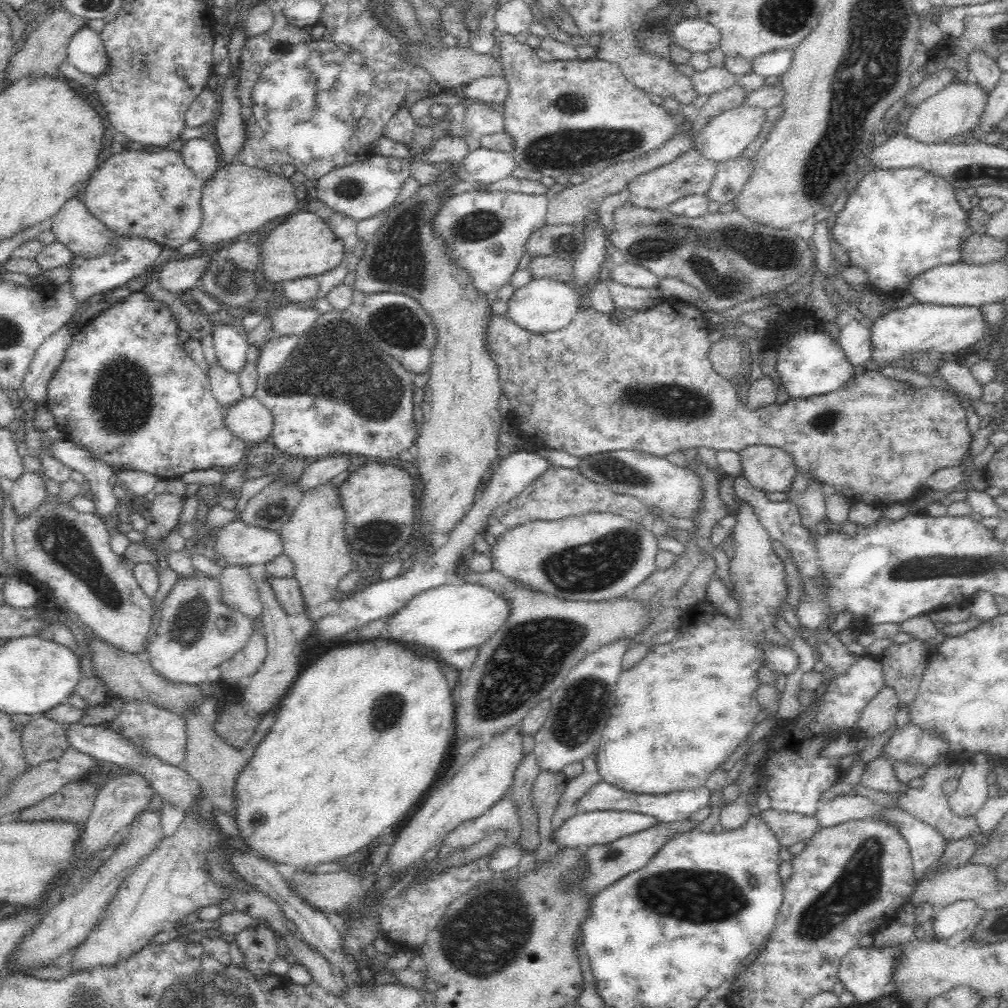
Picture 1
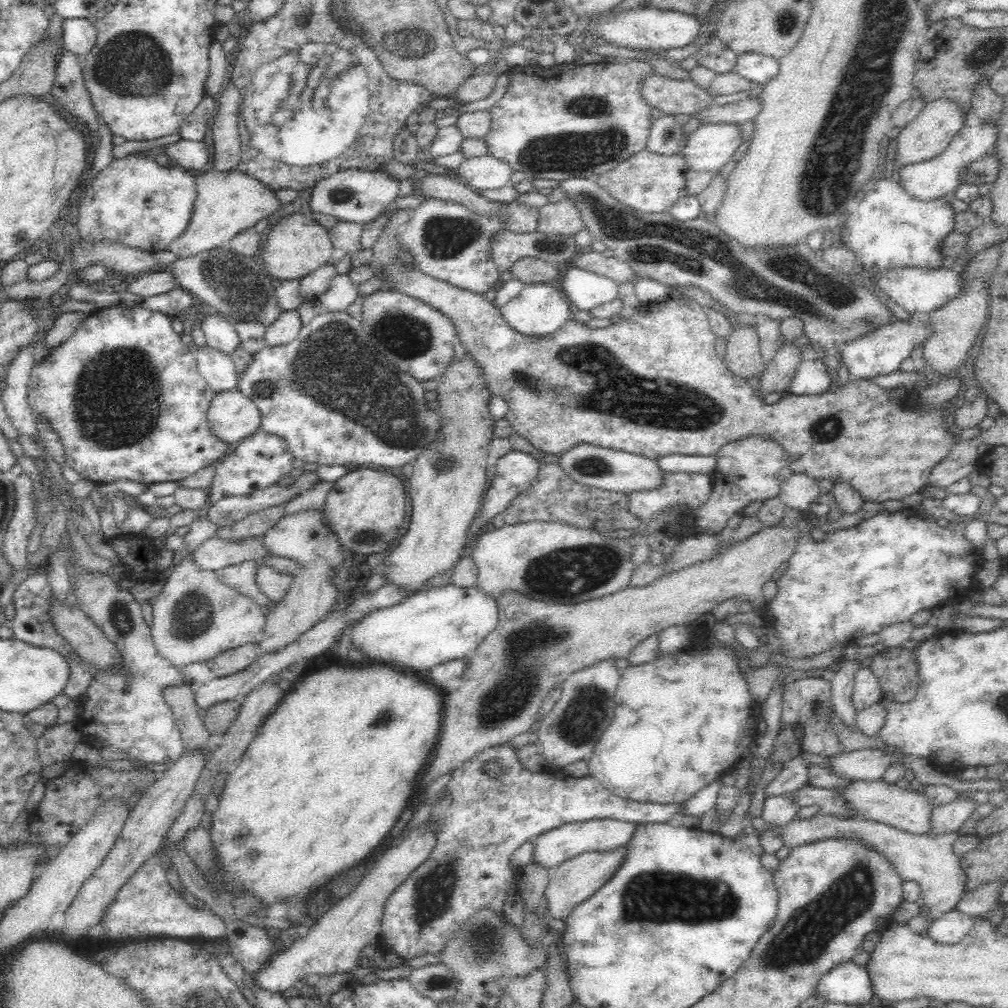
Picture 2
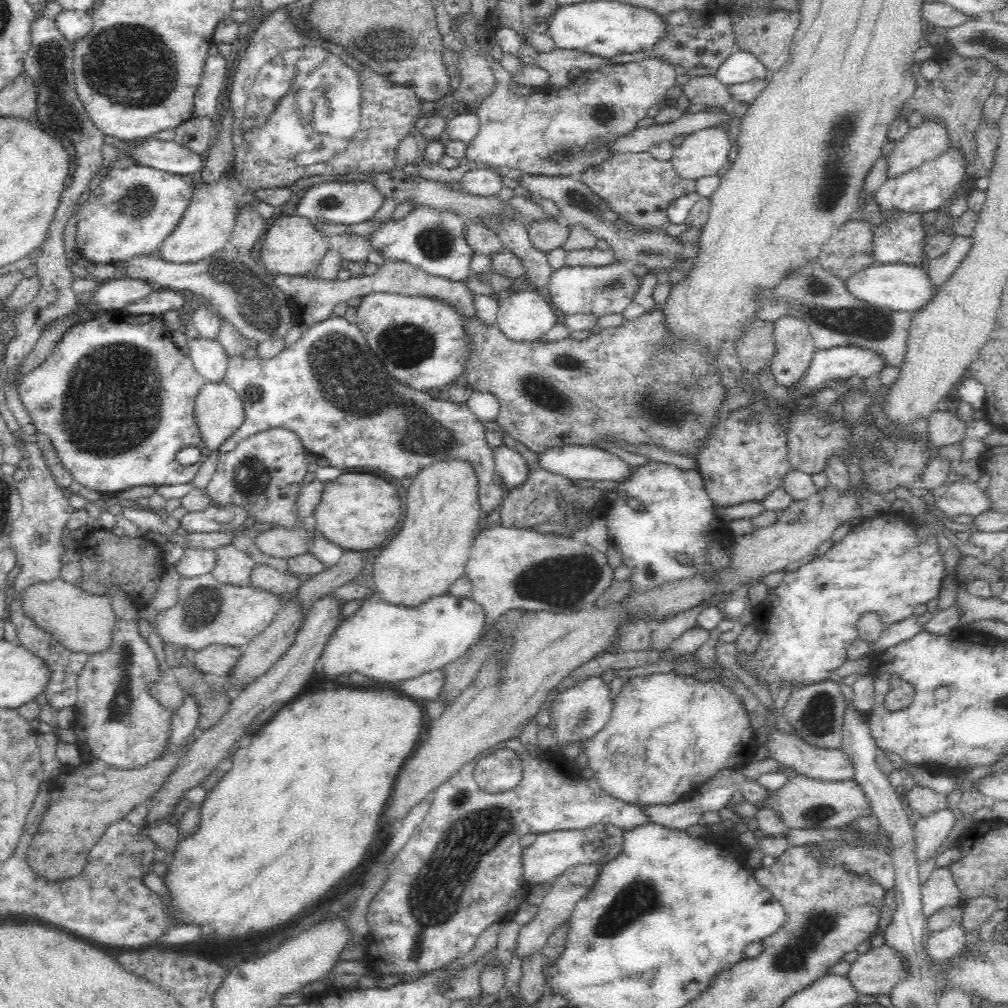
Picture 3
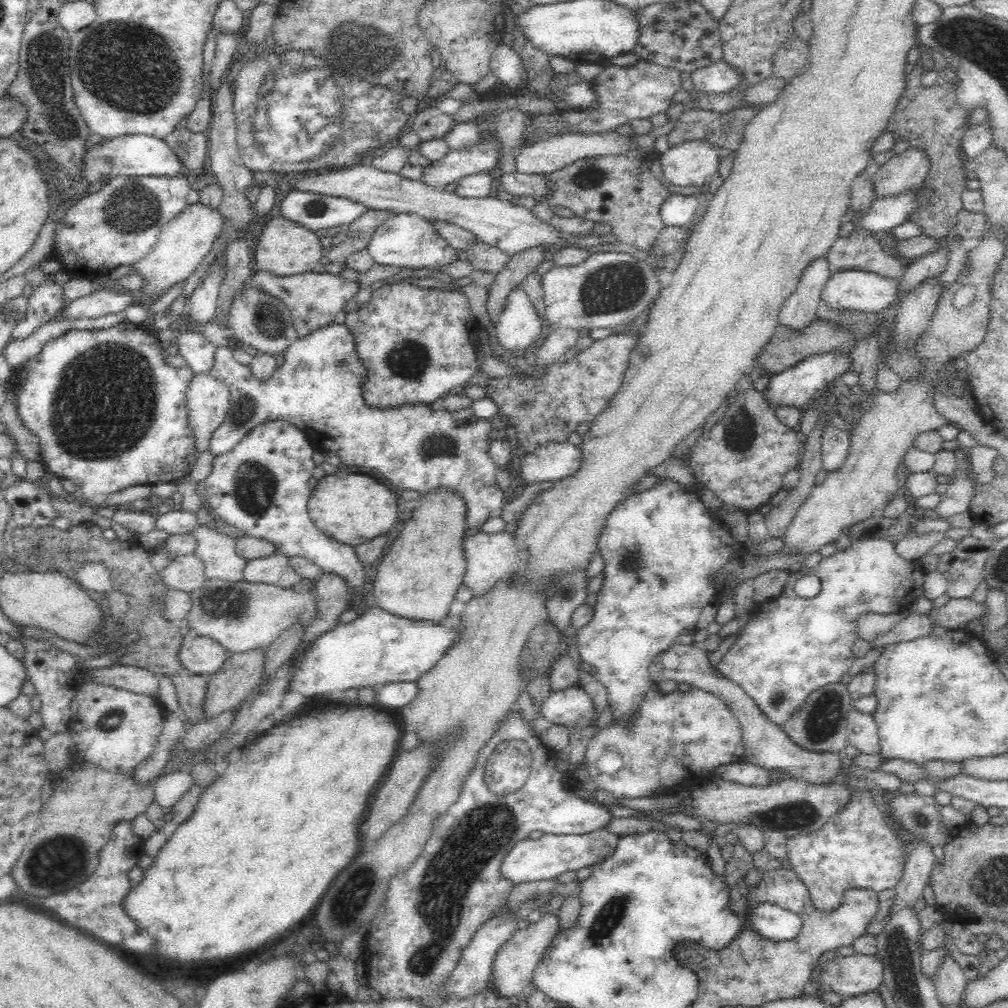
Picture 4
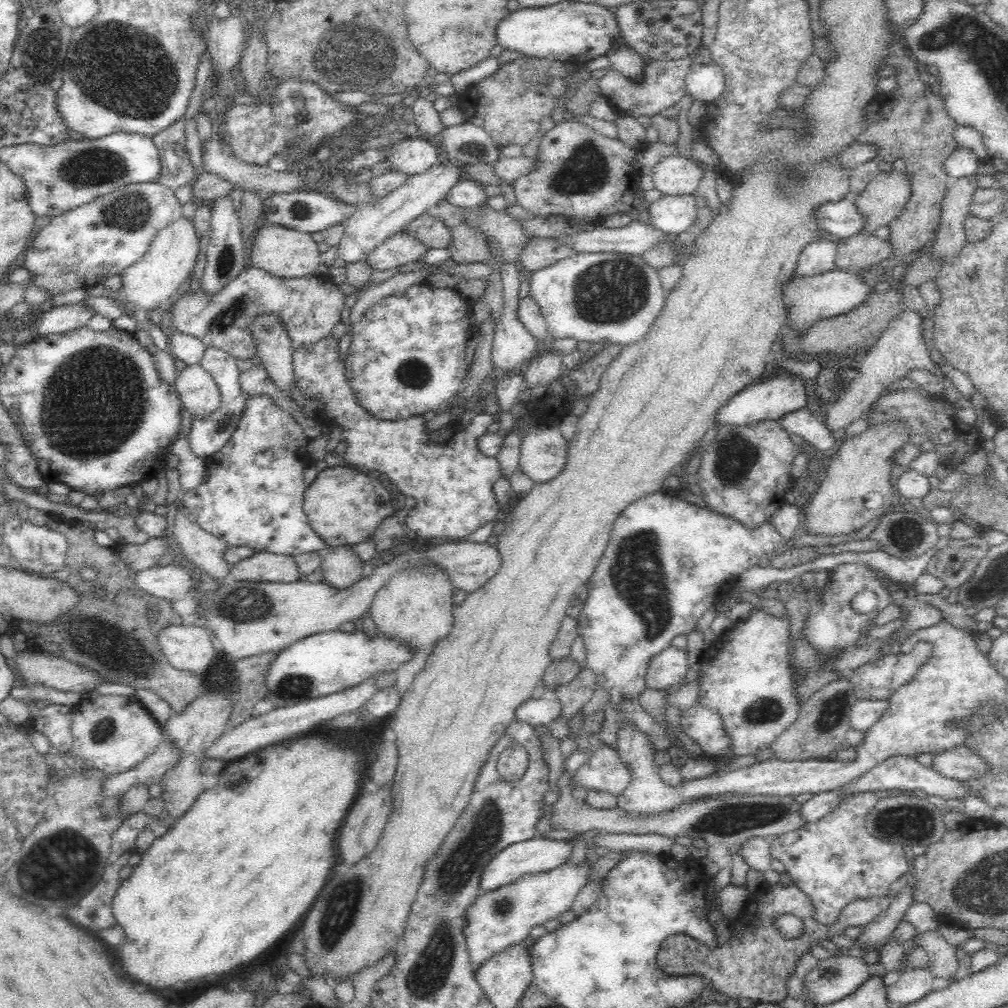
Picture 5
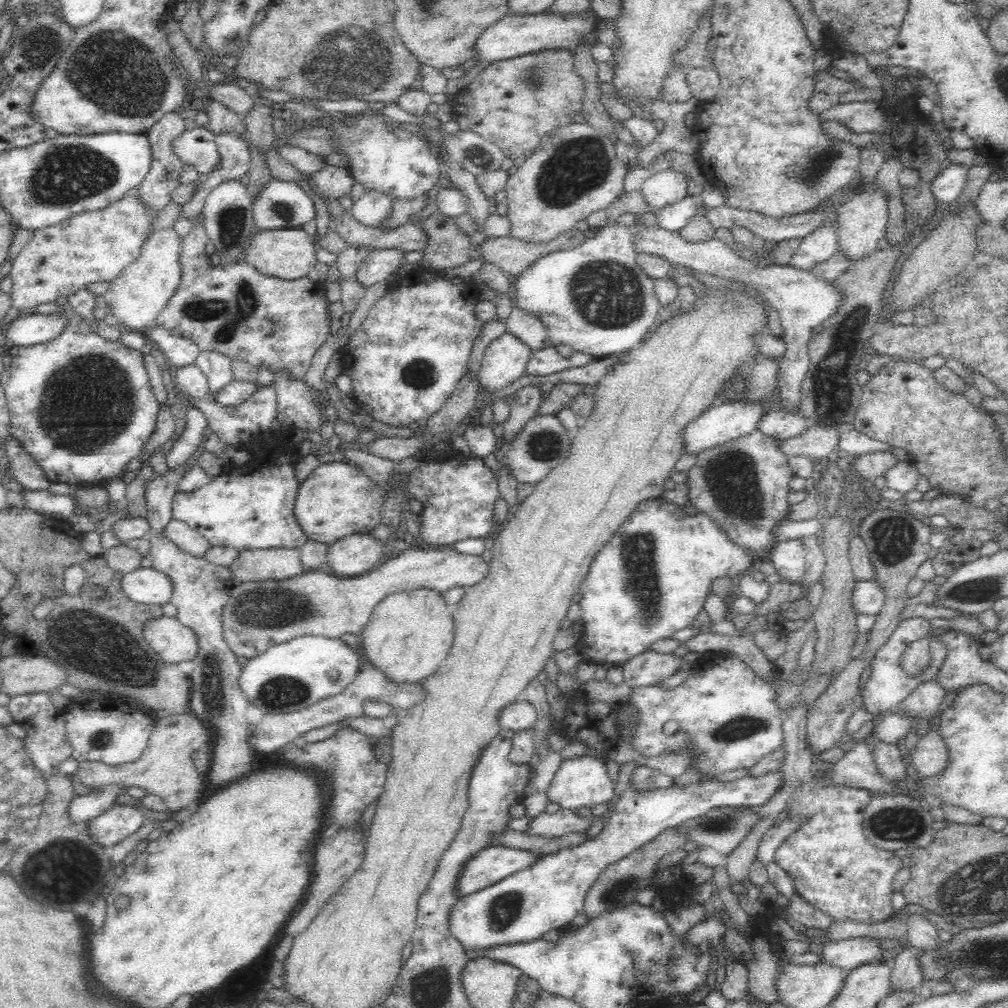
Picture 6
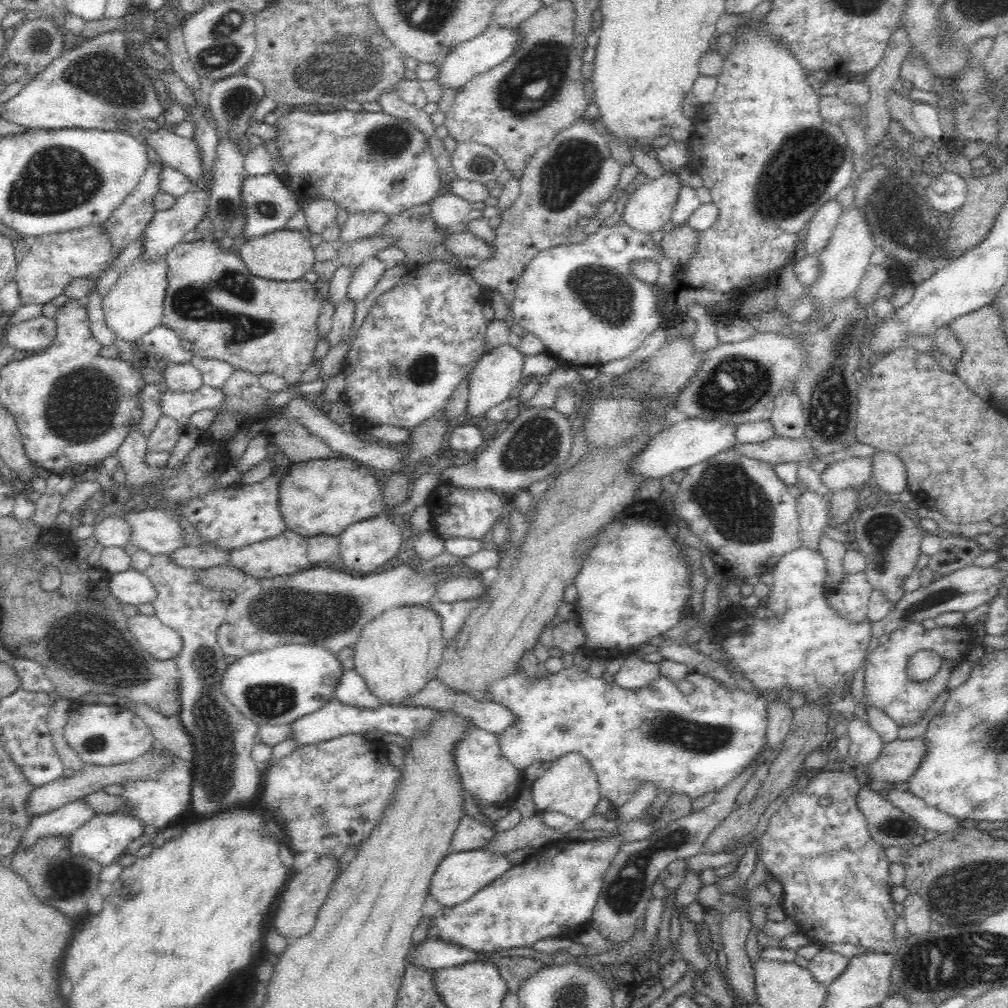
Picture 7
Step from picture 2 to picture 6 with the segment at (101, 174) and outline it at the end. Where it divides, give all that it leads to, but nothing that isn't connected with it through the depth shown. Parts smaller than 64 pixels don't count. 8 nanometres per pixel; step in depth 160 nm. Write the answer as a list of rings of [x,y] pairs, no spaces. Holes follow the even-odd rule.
[[[131,189],[122,200],[112,202],[105,210],[76,214],[54,226],[35,230],[34,236],[12,260],[12,306],[19,310],[36,307],[39,304],[55,302],[60,296],[68,297],[77,290],[84,289],[86,284],[114,280],[121,270],[138,258],[144,241],[152,234],[151,226],[158,214],[160,212],[156,213],[154,209],[142,207],[137,197],[137,189]]]

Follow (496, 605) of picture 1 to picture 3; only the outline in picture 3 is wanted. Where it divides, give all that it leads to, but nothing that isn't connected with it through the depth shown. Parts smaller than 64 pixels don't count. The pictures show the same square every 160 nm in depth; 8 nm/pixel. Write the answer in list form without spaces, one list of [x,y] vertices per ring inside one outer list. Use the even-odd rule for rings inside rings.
[[[449,593],[428,598],[420,606],[398,606],[379,599],[366,599],[357,613],[340,622],[341,625],[330,635],[319,656],[317,672],[322,672],[326,680],[334,680],[340,674],[359,672],[388,684],[416,678],[460,658],[480,637],[484,628],[484,615],[485,610],[471,597],[456,598]]]

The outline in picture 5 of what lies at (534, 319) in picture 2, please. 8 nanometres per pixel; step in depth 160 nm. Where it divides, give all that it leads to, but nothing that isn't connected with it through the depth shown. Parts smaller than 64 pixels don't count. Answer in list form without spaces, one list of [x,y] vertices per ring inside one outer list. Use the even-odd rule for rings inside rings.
[[[506,261],[499,266],[499,271],[503,282],[504,310],[502,310],[502,316],[498,318],[494,327],[491,361],[495,374],[503,375],[503,372],[523,369],[527,362],[539,351],[541,345],[534,338],[534,335],[530,334],[530,331],[525,327],[523,322],[520,322],[517,316],[517,308],[519,307],[520,300],[518,290],[522,280],[521,270],[518,266]]]

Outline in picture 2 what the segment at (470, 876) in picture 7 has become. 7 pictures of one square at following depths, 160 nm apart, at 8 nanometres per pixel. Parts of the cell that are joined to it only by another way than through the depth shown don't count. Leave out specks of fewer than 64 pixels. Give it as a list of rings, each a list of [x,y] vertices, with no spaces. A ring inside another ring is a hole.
[[[598,818],[598,820],[586,820],[586,822],[572,822],[564,824],[539,834],[533,839],[533,862],[546,869],[553,870],[557,865],[562,864],[578,854],[586,852],[610,852],[620,846],[625,846],[632,838],[638,824],[624,820],[612,820],[610,818]]]

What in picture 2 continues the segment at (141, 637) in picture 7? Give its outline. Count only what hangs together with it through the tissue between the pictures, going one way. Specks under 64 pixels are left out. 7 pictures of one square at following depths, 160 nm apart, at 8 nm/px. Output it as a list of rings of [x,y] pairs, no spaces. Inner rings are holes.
[[[252,641],[245,645],[222,651],[208,662],[208,666],[217,677],[226,676],[250,666],[259,654],[259,643]]]

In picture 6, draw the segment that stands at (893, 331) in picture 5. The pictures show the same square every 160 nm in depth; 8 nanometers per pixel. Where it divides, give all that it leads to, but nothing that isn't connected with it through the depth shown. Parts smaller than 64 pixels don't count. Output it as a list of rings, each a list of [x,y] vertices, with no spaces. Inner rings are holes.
[[[822,425],[809,426],[802,434],[794,438],[782,439],[780,441],[780,451],[786,457],[806,457],[812,461],[825,457],[833,457],[838,451],[838,440],[843,430],[850,427],[826,427]]]

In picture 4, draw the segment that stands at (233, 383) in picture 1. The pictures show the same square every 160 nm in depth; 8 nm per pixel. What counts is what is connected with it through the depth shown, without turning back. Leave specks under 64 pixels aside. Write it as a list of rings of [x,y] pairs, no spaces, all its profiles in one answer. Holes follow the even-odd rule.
[[[177,328],[173,340],[178,345],[178,356],[182,356],[186,360],[193,373],[209,372],[214,362],[216,346],[205,336],[194,331]]]

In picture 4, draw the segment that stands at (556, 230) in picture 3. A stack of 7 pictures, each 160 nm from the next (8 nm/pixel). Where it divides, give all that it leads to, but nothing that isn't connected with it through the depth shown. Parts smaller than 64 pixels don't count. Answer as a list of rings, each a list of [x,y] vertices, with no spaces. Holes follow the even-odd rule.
[[[534,246],[534,248],[528,248],[524,252],[511,256],[507,260],[508,264],[499,270],[489,288],[485,308],[492,325],[497,323],[510,291],[520,285],[522,279],[535,270],[548,254],[546,246]]]

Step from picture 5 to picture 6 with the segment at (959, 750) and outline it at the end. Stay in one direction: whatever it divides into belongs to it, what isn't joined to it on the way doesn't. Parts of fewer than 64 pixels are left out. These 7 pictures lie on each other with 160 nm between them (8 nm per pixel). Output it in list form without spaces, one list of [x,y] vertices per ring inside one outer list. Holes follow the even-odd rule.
[[[939,717],[933,720],[931,729],[917,740],[914,749],[908,749],[908,760],[924,777],[940,774],[948,766],[949,752],[939,733]]]

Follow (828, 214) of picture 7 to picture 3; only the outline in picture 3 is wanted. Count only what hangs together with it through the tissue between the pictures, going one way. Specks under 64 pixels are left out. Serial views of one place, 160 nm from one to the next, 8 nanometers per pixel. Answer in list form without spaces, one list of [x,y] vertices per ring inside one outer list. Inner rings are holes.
[[[782,315],[774,323],[776,350],[771,362],[775,382],[792,387],[810,366],[815,347],[808,324],[794,315]]]

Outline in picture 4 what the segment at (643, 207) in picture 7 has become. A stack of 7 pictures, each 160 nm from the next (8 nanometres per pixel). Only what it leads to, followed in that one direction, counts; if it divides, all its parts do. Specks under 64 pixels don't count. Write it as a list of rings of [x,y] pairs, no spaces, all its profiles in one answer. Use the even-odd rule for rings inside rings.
[[[688,140],[657,157],[667,182],[674,186],[701,186],[717,172],[723,155],[707,140]]]

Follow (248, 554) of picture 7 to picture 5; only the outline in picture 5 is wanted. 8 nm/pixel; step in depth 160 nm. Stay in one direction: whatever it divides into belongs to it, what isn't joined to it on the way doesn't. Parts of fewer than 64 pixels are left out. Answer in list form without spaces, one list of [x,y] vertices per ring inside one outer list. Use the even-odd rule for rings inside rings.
[[[257,552],[231,566],[231,580],[250,582],[294,582],[304,578],[292,556]]]

